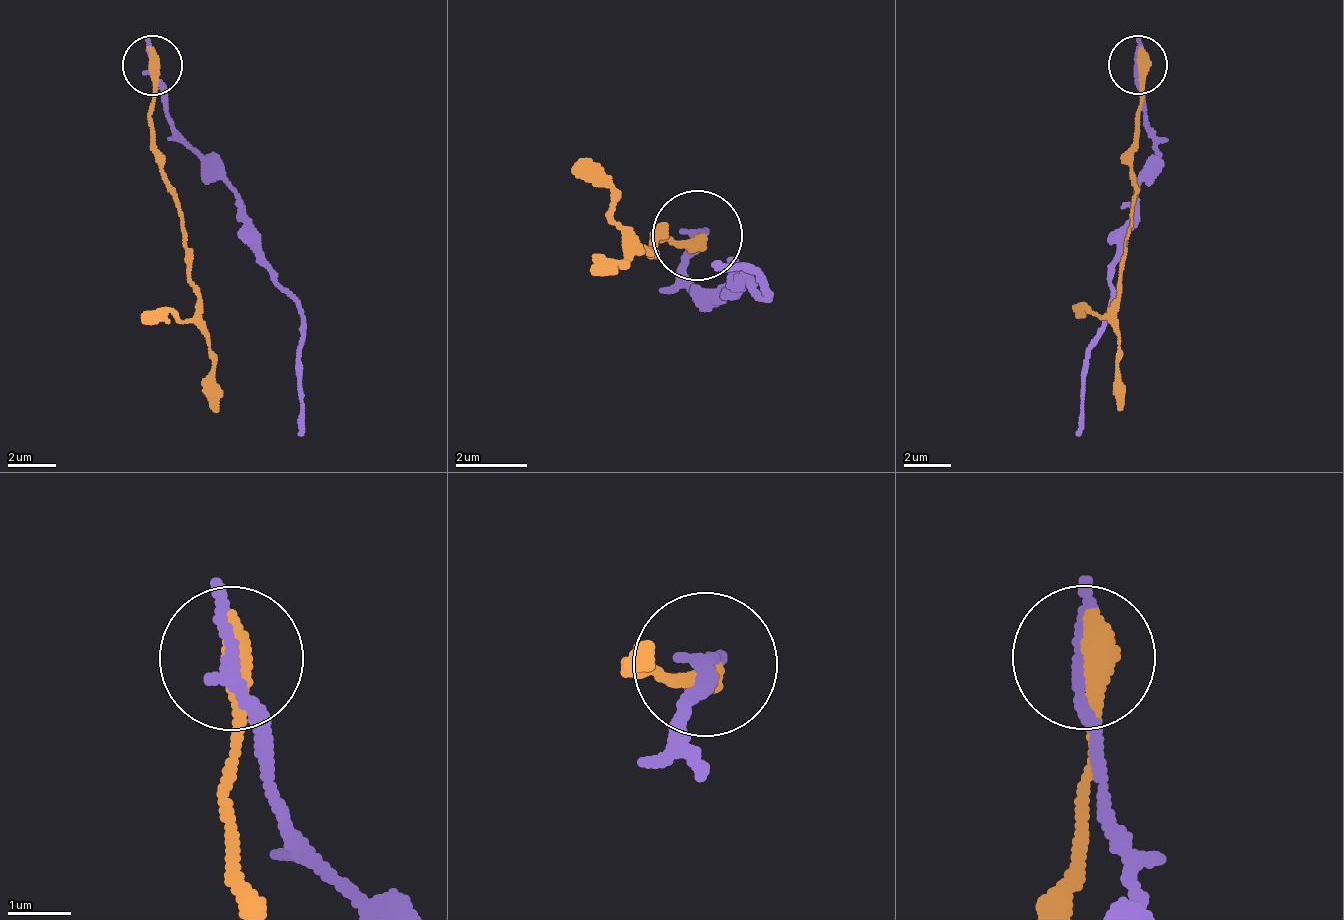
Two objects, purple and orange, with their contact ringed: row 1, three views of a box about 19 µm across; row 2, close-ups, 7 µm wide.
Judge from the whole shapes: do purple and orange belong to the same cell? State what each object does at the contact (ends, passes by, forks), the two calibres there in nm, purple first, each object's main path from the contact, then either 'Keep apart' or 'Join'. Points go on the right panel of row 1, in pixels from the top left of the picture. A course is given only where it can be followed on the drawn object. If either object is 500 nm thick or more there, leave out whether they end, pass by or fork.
At the ring purple ends. At the ring orange ends. Thickness 280 nm (purple) against 440 nm. Course of purple: (1136, 63), (1142, 123), (1156, 155), (1135, 198), (1110, 308), (1084, 362), (1076, 433). Course of orange: (1136, 63), (1136, 152), (1123, 243), (1123, 411). Keep apart

